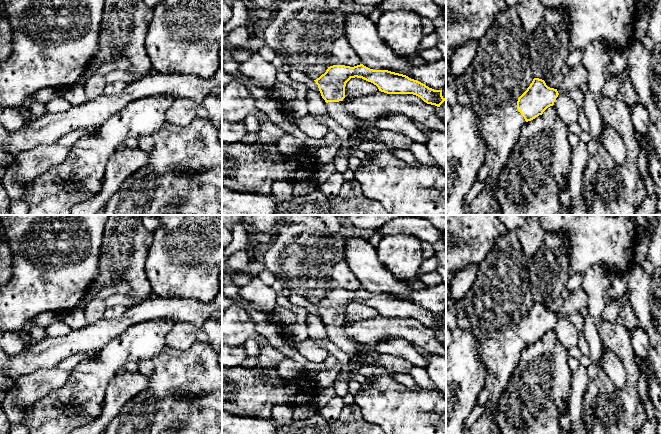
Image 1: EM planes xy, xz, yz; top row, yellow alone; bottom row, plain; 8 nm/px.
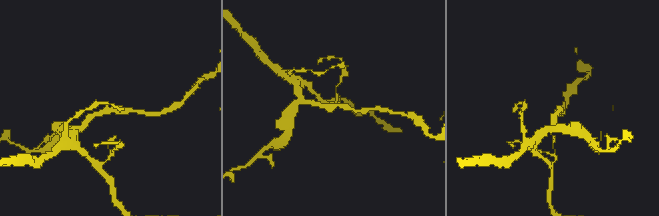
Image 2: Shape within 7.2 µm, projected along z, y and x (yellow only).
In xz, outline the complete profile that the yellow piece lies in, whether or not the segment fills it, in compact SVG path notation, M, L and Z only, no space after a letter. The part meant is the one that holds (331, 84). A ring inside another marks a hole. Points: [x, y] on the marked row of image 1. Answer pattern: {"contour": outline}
{"contour": "M363 64L350 67L333 65L314 80L318 85L322 98L325 100L328 114L342 127L347 129L352 140L366 129L362 121L350 116L344 109L345 86L351 78L362 78L373 83L379 91L387 94L413 94L427 104L440 105L446 101L442 90L434 90L425 84L411 79L406 75L388 70L373 70Z"}

